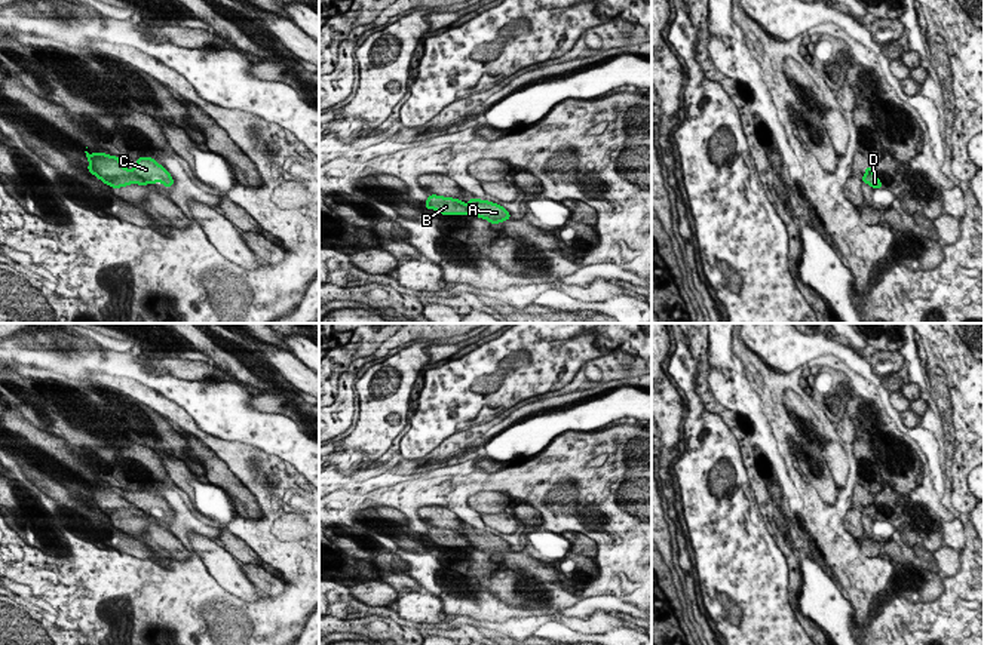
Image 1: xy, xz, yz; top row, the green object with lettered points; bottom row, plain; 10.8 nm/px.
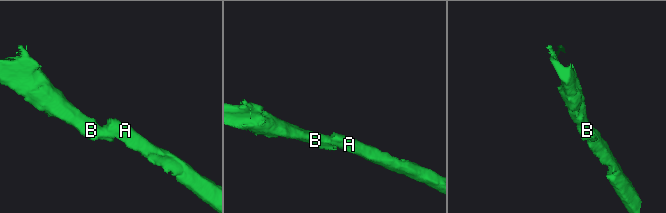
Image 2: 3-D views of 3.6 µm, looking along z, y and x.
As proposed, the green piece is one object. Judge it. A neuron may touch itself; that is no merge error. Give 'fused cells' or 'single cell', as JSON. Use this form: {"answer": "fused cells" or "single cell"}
{"answer": "fused cells"}

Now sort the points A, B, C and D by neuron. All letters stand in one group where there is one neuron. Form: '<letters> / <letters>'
A C / B D

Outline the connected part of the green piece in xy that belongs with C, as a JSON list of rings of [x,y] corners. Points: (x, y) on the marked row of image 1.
[[[150,156],[138,157],[137,165],[132,166],[132,172],[142,178],[147,184],[160,182],[168,188],[174,185],[171,173]]]

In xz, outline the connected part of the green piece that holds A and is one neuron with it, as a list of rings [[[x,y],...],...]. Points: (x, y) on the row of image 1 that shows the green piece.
[[[470,197],[468,208],[472,215],[487,219],[488,222],[491,222],[494,225],[511,219],[511,212],[494,202]]]

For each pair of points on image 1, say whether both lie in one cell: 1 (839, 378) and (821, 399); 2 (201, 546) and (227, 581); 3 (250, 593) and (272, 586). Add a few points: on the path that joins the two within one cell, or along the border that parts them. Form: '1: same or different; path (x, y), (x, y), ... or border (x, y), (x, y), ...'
1: same; path (839, 384), (827, 398)
2: same; path (210, 555), (227, 573)
3: different; border (239, 564), (244, 574), (263, 593)

